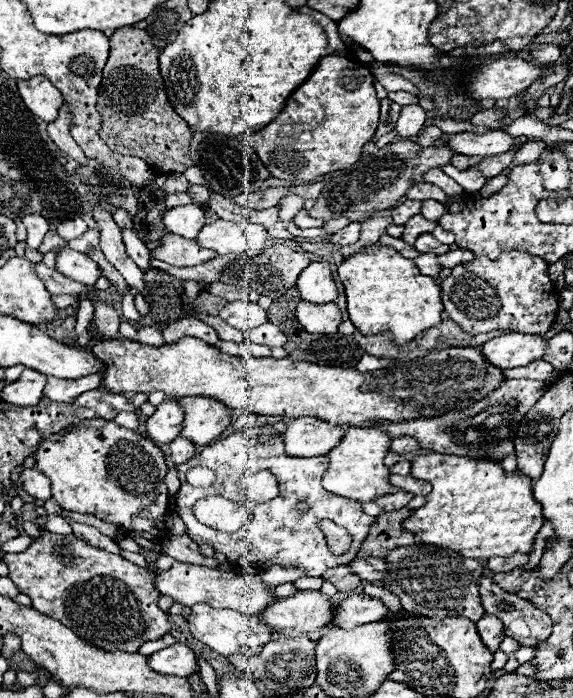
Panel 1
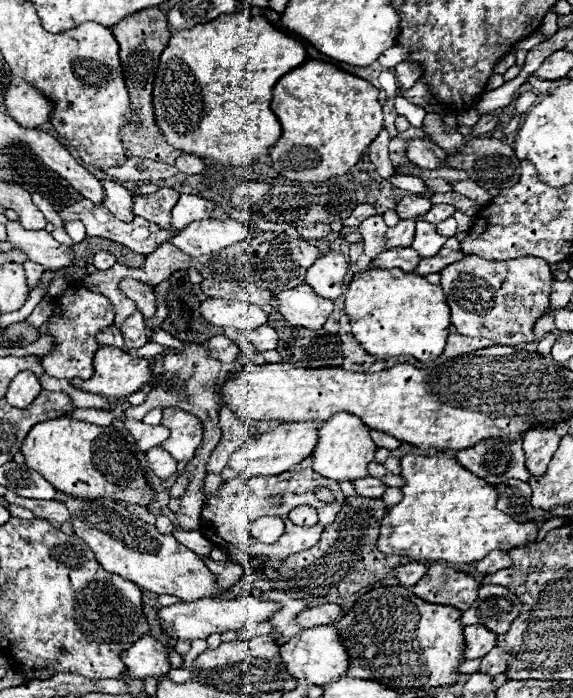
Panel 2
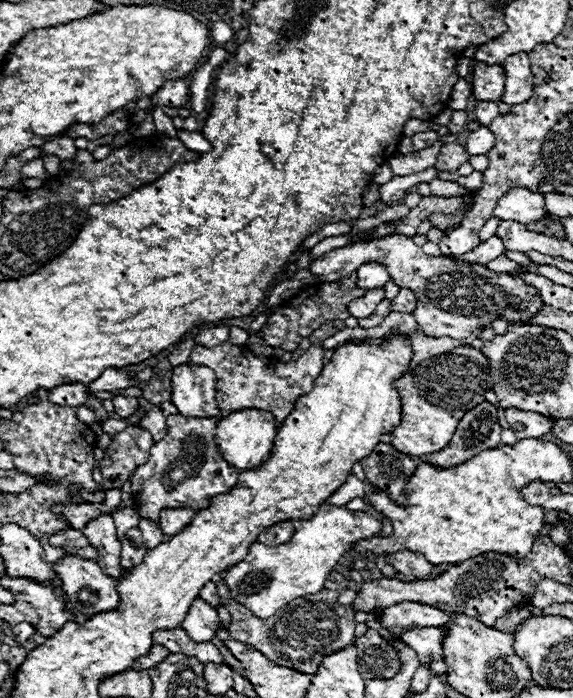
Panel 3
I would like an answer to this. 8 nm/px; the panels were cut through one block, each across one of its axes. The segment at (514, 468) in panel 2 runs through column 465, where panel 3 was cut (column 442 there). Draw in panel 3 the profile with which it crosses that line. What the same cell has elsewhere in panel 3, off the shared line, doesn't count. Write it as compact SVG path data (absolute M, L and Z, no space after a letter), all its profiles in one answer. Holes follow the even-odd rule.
M482 402L462 416L452 442L444 450L432 454L428 462L442 468L458 466L484 450L498 448L500 432L498 410L490 402Z

